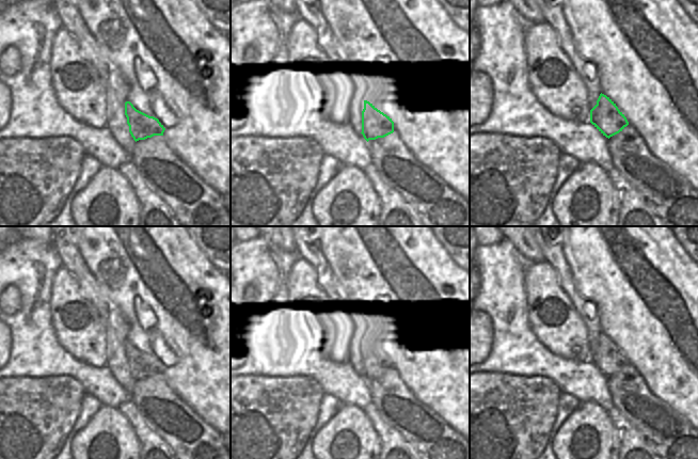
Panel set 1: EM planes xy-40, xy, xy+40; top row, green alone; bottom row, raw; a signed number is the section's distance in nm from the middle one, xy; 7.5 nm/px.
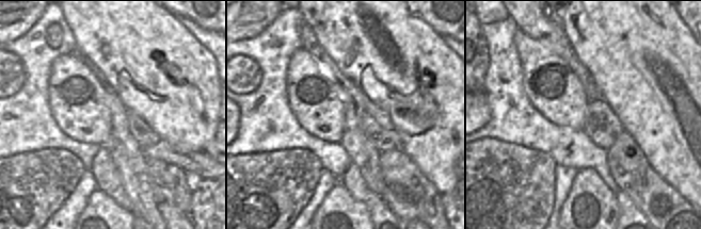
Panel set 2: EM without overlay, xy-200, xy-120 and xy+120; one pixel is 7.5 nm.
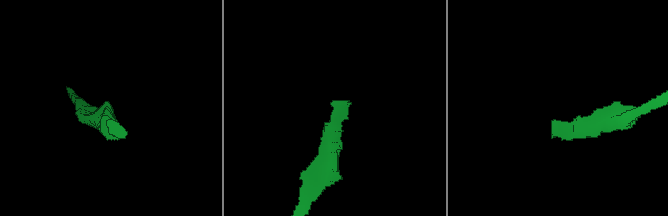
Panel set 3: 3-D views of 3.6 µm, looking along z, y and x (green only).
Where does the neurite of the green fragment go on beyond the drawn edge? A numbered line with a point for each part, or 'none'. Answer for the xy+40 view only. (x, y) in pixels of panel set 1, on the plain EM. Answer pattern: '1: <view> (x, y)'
1: xy+40 (669, 436)

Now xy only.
1: xy (428, 436)

